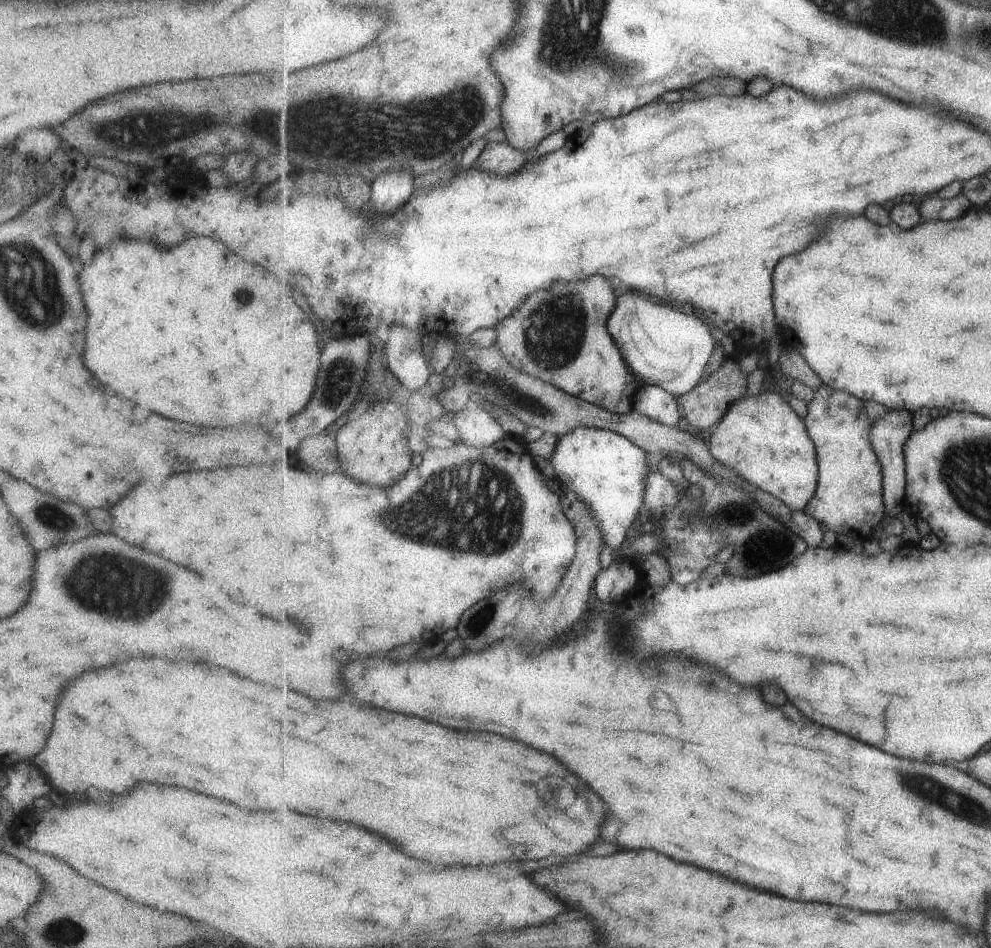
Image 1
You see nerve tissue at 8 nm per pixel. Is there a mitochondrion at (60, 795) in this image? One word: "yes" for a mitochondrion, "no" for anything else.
no

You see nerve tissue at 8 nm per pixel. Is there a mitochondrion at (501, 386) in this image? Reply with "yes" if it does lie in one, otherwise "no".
yes

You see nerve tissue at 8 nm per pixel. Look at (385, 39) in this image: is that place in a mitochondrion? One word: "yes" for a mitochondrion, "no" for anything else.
no

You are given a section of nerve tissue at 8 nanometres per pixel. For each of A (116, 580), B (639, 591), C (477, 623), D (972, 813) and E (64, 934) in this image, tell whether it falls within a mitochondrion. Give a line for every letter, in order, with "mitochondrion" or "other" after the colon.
A: mitochondrion
B: other
C: mitochondrion
D: mitochondrion
E: mitochondrion

